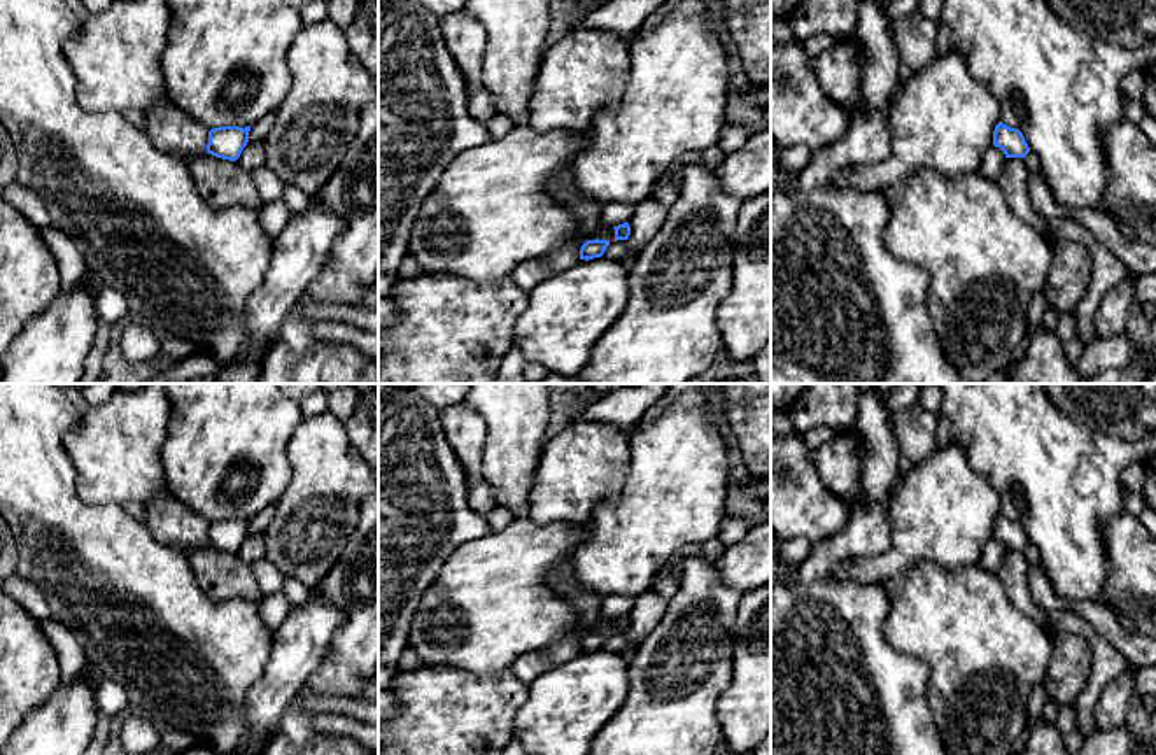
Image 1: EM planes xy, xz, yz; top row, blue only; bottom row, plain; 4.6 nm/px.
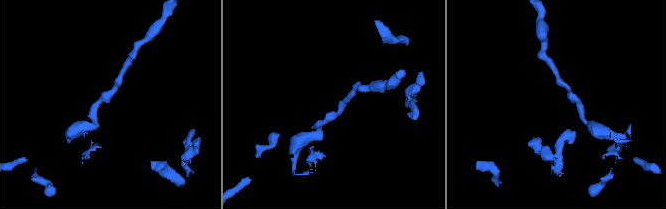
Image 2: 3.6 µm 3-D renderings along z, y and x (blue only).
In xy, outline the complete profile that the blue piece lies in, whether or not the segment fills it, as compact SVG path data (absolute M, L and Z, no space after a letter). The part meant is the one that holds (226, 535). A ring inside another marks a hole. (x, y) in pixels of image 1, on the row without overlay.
M238 519L212 520L208 524L207 545L215 550L236 554L240 550L243 540L249 534L249 524L250 524L250 519L245 519L245 520L238 520Z

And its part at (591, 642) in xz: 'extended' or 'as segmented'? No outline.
as segmented

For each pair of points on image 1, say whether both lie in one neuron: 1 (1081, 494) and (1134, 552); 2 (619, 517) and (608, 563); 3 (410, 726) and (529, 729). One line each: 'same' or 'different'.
1: different
2: same
3: different

